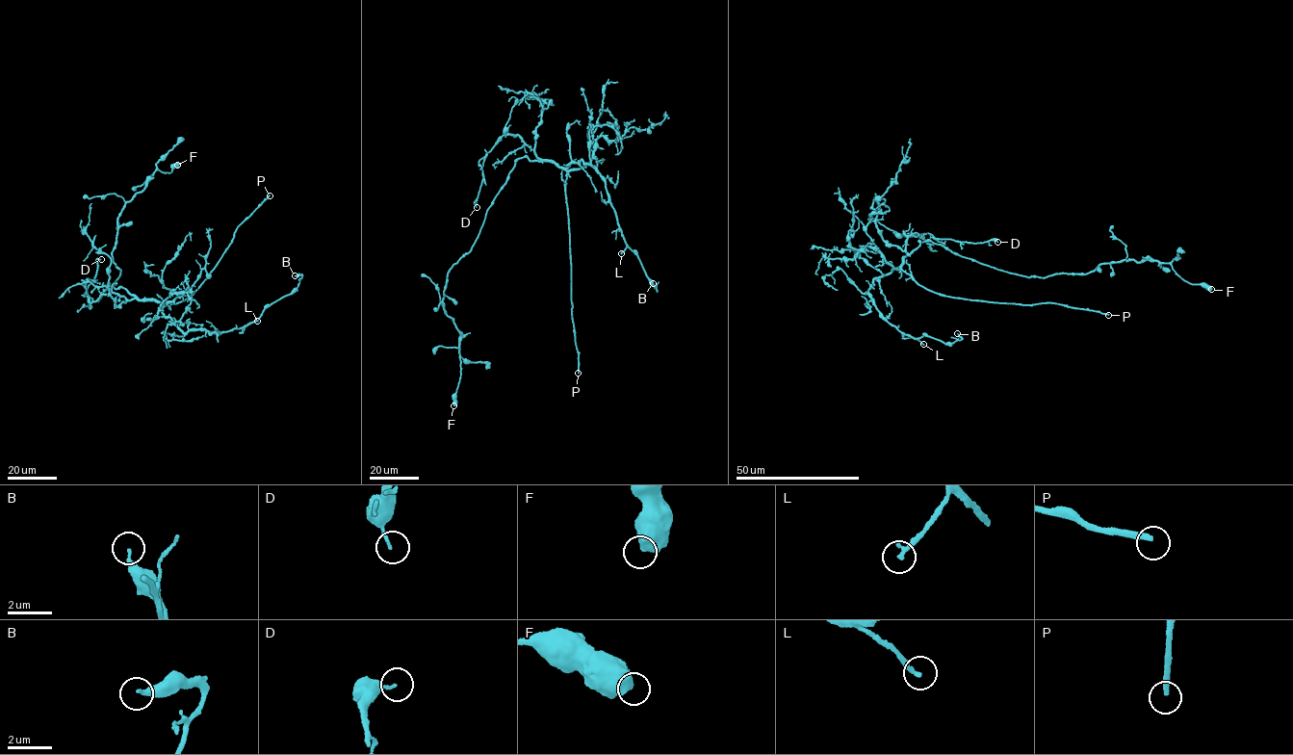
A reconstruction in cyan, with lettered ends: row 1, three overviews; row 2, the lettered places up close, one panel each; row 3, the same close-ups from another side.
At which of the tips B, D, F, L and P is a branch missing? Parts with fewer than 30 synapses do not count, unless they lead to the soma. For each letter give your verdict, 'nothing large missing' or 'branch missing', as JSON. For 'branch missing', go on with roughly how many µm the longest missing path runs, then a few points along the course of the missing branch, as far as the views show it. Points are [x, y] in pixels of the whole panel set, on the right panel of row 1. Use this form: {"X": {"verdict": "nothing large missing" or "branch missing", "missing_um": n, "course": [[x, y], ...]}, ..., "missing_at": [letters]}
{"B": {"verdict": "nothing large missing"}, "D": {"verdict": "nothing large missing"}, "F": {"verdict": "nothing large missing"}, "L": {"verdict": "nothing large missing"}, "P": {"verdict": "branch missing", "missing_um": 70, "course": [[1108, 315], [1133, 325], [1159, 342], [1179, 371], [1199, 385], [1204, 397], [1218, 405]]}, "missing_at": ["P"]}

